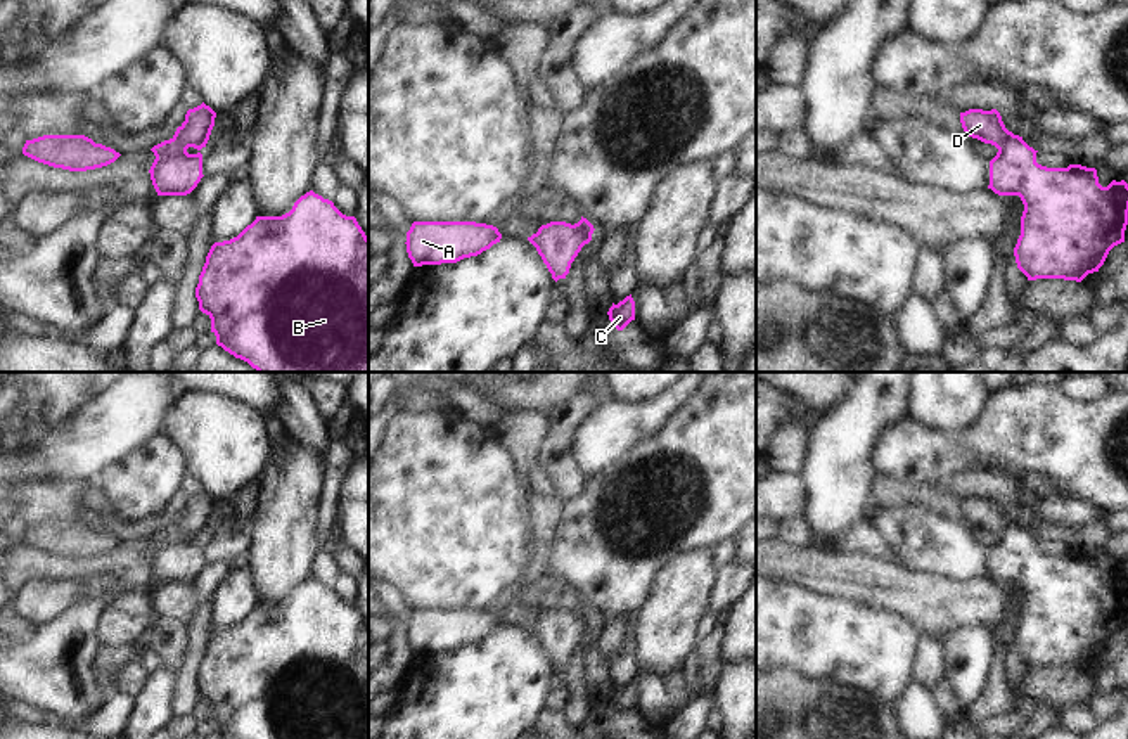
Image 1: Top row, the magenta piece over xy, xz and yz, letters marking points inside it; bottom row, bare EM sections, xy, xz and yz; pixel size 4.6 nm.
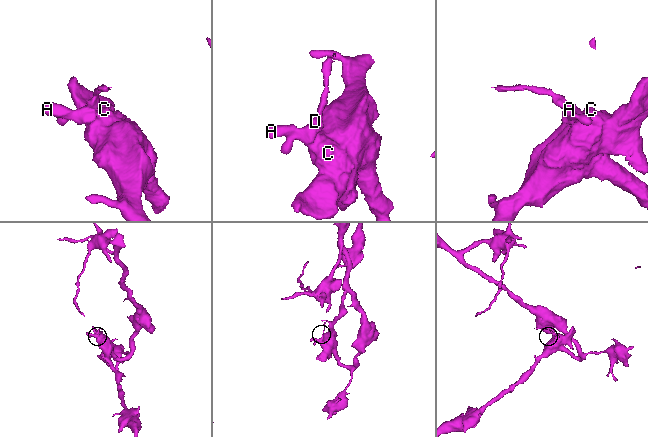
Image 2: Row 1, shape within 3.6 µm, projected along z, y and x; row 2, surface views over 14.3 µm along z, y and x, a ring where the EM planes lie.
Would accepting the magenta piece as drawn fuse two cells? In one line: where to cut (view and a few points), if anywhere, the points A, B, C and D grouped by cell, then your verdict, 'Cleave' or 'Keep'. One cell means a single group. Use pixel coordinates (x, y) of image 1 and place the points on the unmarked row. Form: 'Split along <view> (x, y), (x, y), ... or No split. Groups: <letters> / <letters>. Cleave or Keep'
Split along yz (1012, 521), (995, 533). Groups: A B C / D. Cleave.

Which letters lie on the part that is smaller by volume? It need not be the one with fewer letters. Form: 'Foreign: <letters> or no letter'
Foreign: D.

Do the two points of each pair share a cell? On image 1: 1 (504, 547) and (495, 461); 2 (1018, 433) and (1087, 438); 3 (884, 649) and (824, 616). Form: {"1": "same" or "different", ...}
{"1": "same", "2": "same", "3": "same"}

